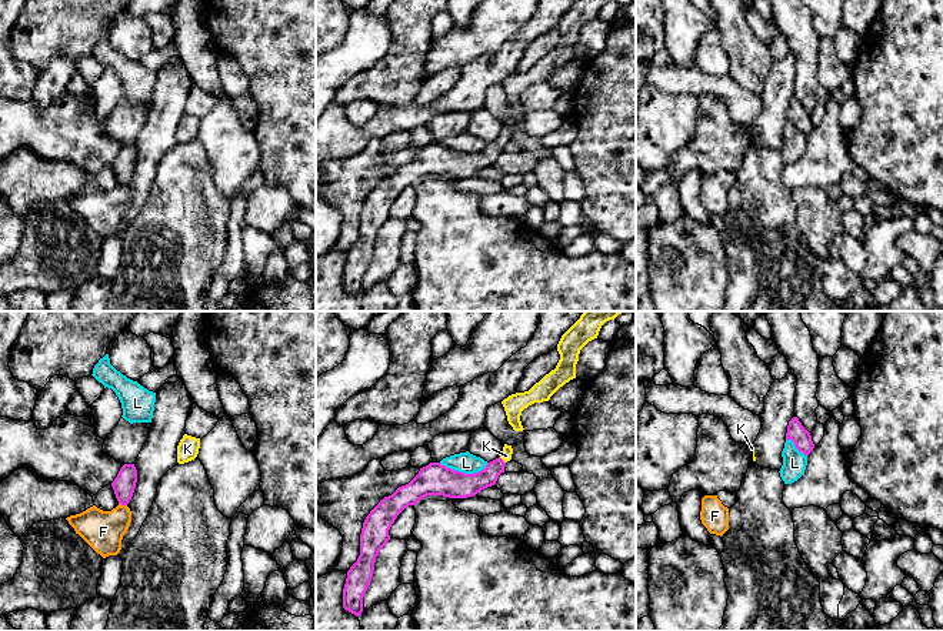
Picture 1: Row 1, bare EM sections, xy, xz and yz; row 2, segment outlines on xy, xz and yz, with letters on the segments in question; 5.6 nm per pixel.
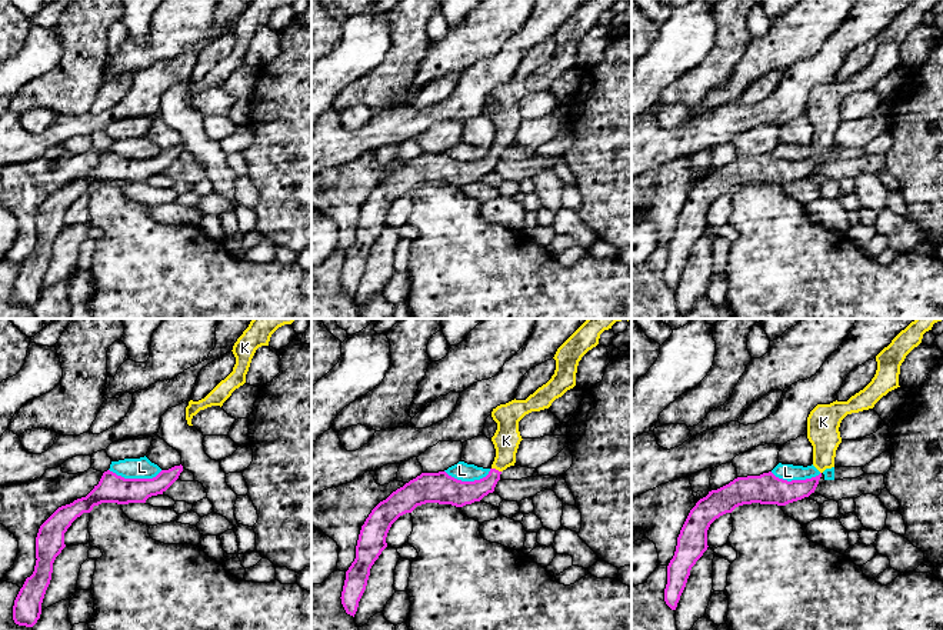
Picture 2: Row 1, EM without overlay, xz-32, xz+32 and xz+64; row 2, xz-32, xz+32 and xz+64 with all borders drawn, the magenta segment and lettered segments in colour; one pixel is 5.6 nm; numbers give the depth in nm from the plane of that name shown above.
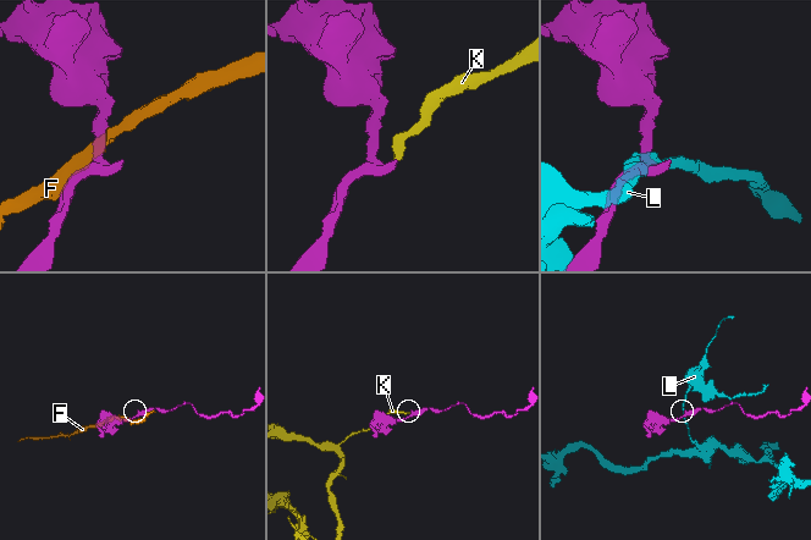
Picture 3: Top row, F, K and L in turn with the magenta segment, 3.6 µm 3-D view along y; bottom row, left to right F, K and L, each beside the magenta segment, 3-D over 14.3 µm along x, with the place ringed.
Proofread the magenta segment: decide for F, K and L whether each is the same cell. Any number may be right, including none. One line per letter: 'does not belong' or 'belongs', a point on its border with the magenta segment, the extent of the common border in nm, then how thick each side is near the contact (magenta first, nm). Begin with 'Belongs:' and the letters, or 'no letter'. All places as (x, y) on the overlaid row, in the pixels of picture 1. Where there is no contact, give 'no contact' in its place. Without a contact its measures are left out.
Belongs: K
F: does not belong; meets magenta in xy at (123, 504); contact 50 nm long; 120 nm thick on the magenta side, 220 nm on the other
K: belongs; meets magenta in xz at (502, 460); contact 50 nm long; 130 nm thick on the magenta side, 60 nm on the other
L: does not belong; meets magenta in xz at (463, 473); contact 280 nm long; 180 nm thick on the magenta side, 120 nm on the other

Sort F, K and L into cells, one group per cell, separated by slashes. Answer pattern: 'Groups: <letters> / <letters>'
Groups: F / K / L

